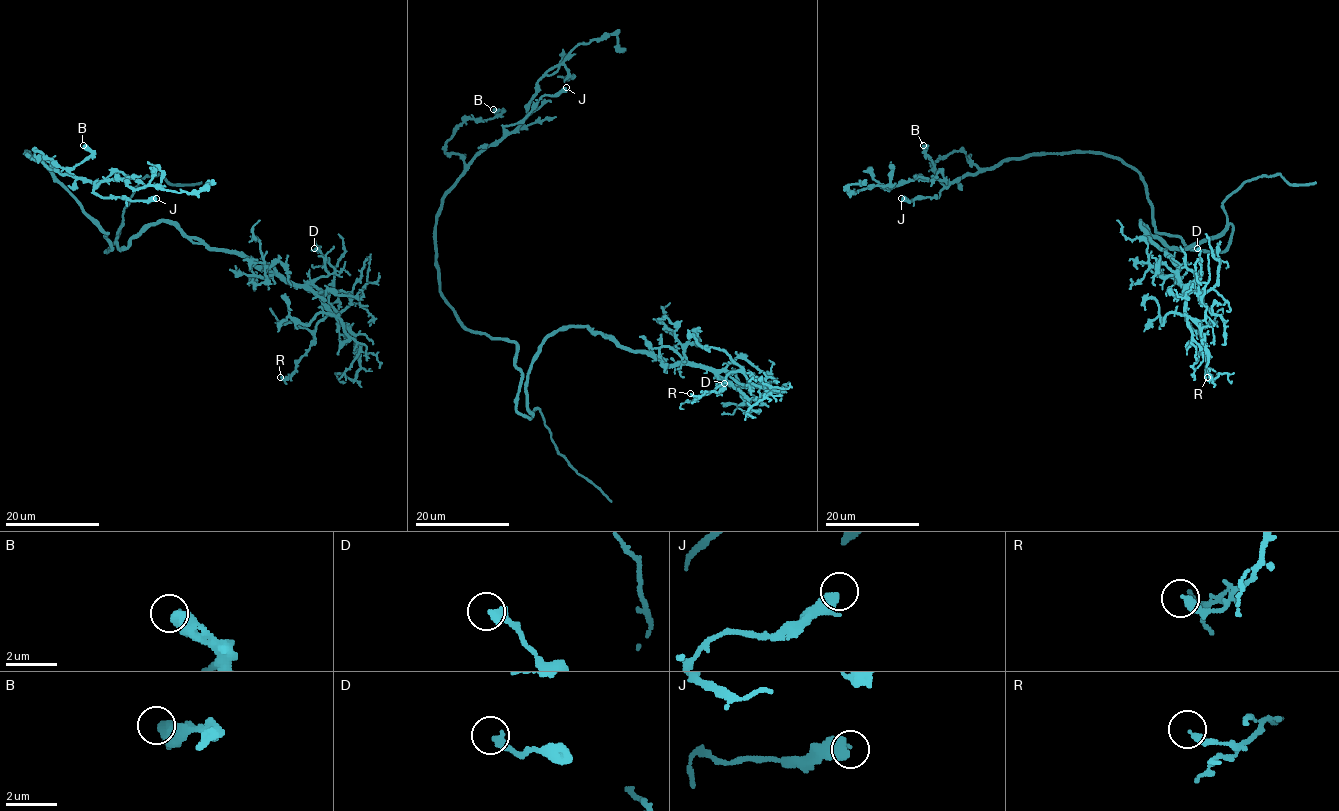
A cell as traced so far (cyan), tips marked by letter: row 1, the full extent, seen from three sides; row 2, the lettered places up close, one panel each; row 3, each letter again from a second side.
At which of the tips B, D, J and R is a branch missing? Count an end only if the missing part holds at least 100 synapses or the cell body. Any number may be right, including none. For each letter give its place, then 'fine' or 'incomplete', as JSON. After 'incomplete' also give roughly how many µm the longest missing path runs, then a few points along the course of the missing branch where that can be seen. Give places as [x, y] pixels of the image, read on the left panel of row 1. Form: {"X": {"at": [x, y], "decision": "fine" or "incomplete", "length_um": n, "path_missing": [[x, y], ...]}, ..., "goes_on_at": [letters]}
{"B": {"at": [83, 145], "decision": "fine"}, "D": {"at": [314, 248], "decision": "fine"}, "J": {"at": [156, 198], "decision": "fine"}, "R": {"at": [280, 377], "decision": "fine"}, "goes_on_at": []}

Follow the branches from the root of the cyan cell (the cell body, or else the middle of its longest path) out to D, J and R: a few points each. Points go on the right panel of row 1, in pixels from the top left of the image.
D: (1186, 245), (1223, 252), (1232, 226), (1168, 248), (1140, 221), (1179, 266), (1184, 285), (1201, 268), (1197, 248)
J: (1186, 245), (1155, 230), (1140, 175), (1098, 152), (1005, 158), (958, 177), (938, 197), (901, 198)
R: (1186, 245), (1223, 252), (1232, 226), (1168, 248), (1140, 221), (1179, 266), (1185, 318), (1206, 350), (1207, 377)

